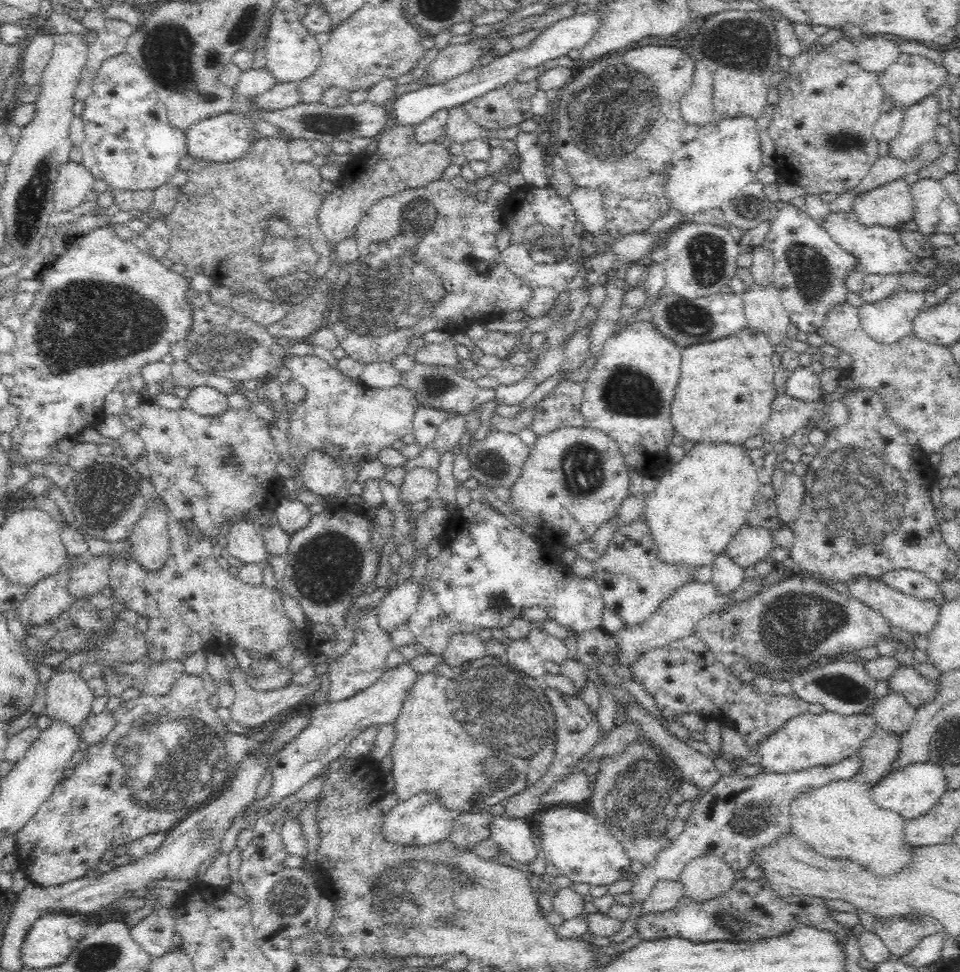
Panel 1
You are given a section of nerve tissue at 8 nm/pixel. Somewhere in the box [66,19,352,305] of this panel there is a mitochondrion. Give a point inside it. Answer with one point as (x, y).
(276, 252)

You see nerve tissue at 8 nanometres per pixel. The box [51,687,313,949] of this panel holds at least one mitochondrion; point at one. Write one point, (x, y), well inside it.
(164, 771)

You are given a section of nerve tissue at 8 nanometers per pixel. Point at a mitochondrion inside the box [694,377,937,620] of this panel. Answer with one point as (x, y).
(861, 493)

